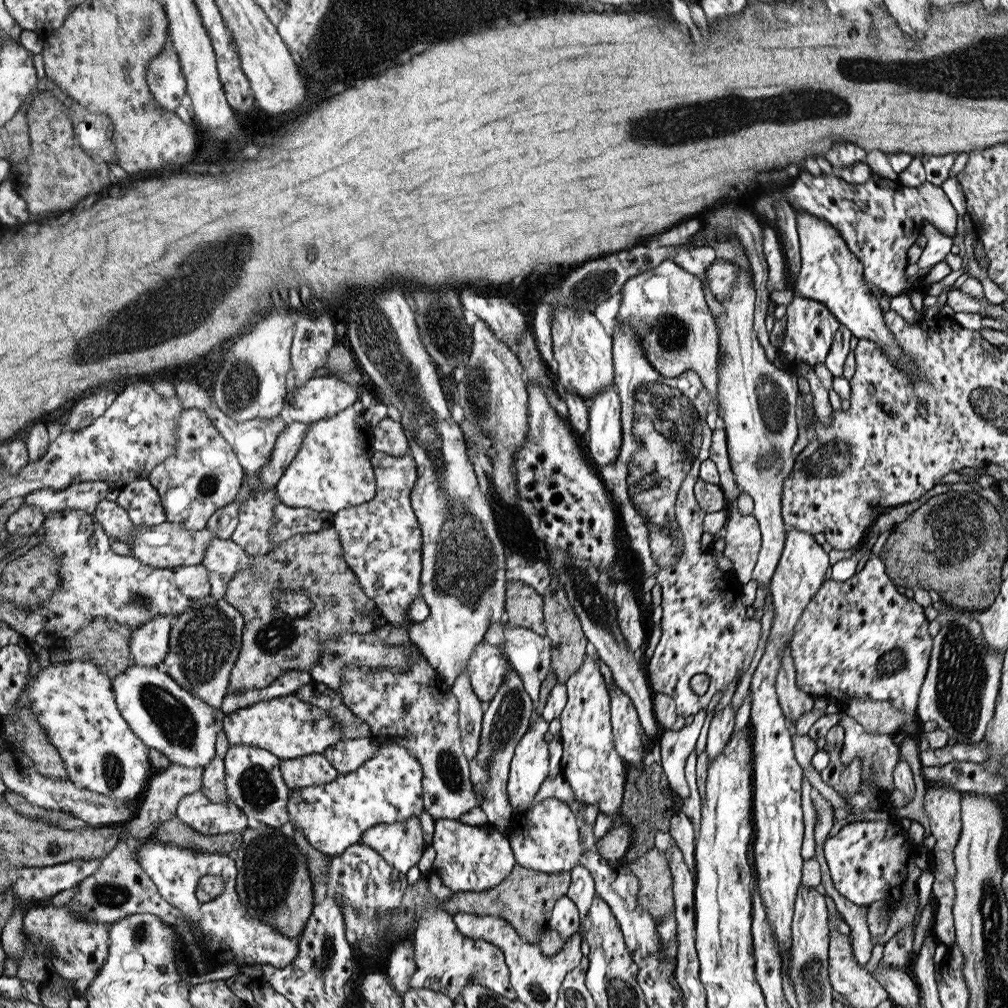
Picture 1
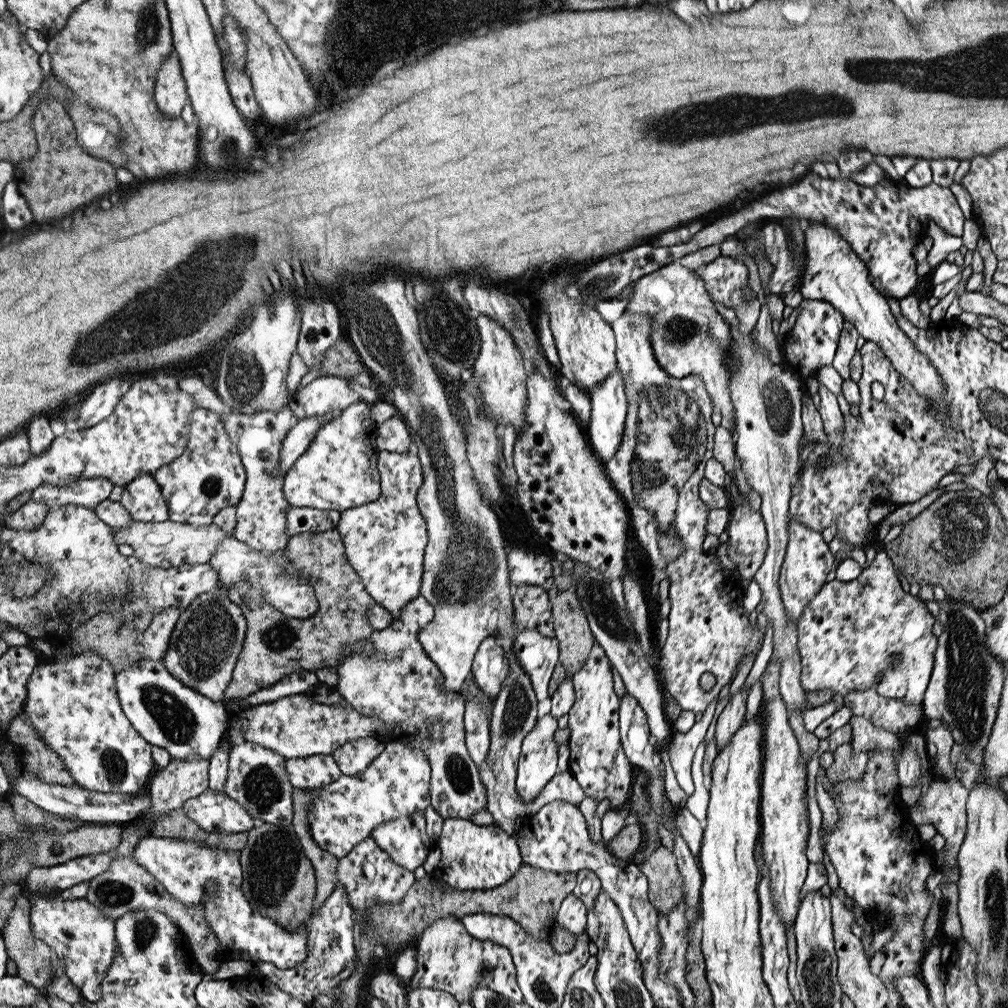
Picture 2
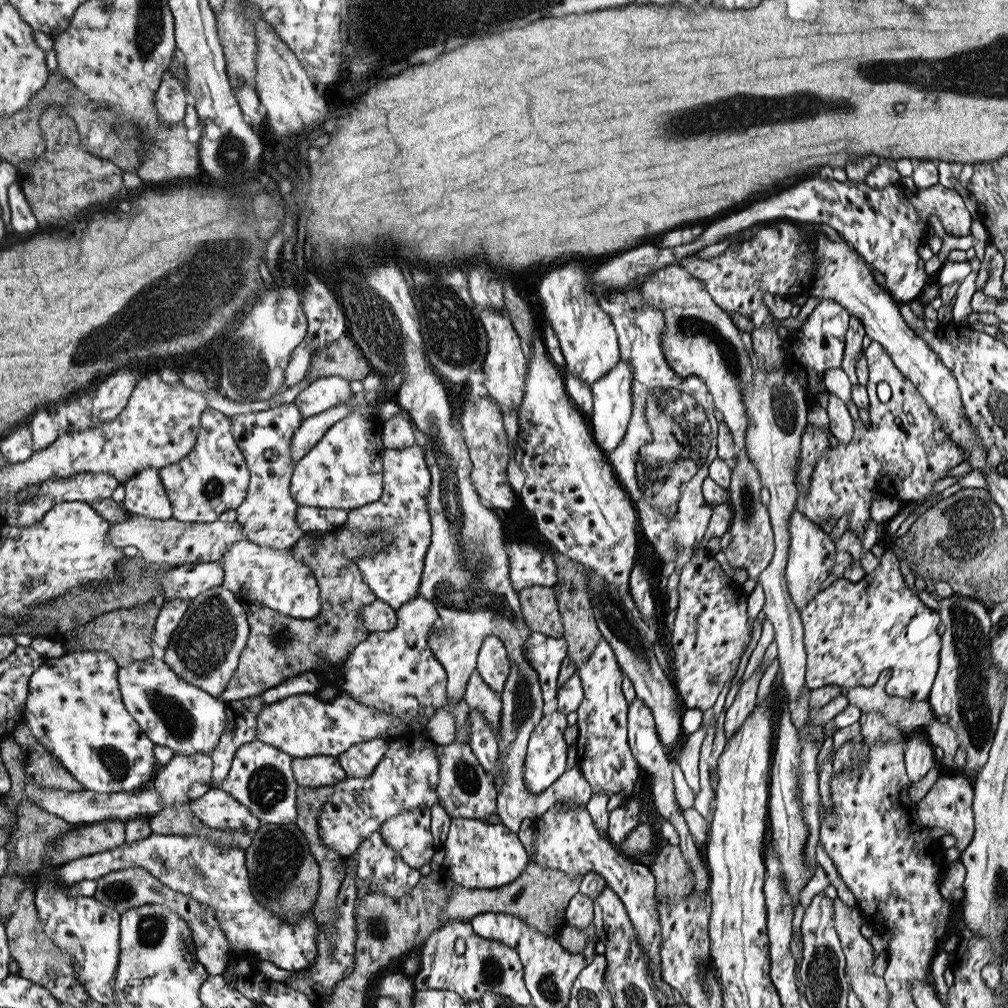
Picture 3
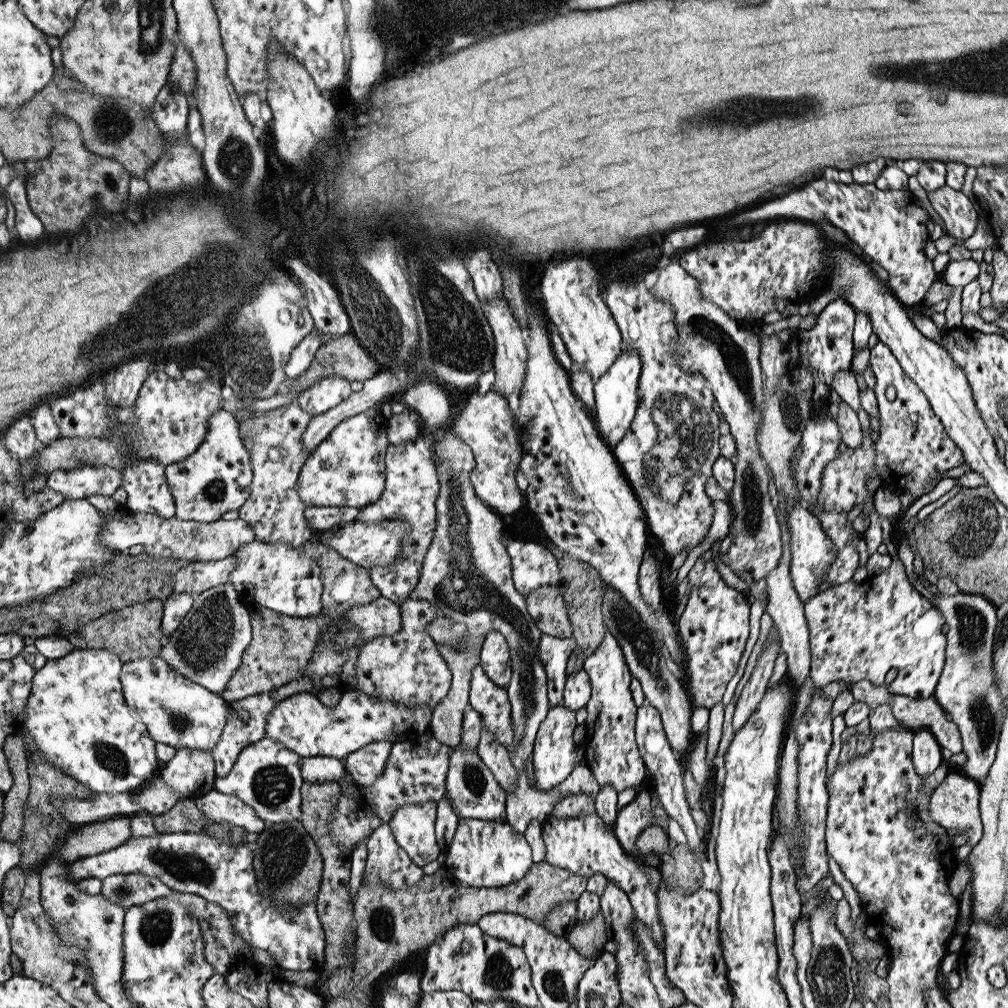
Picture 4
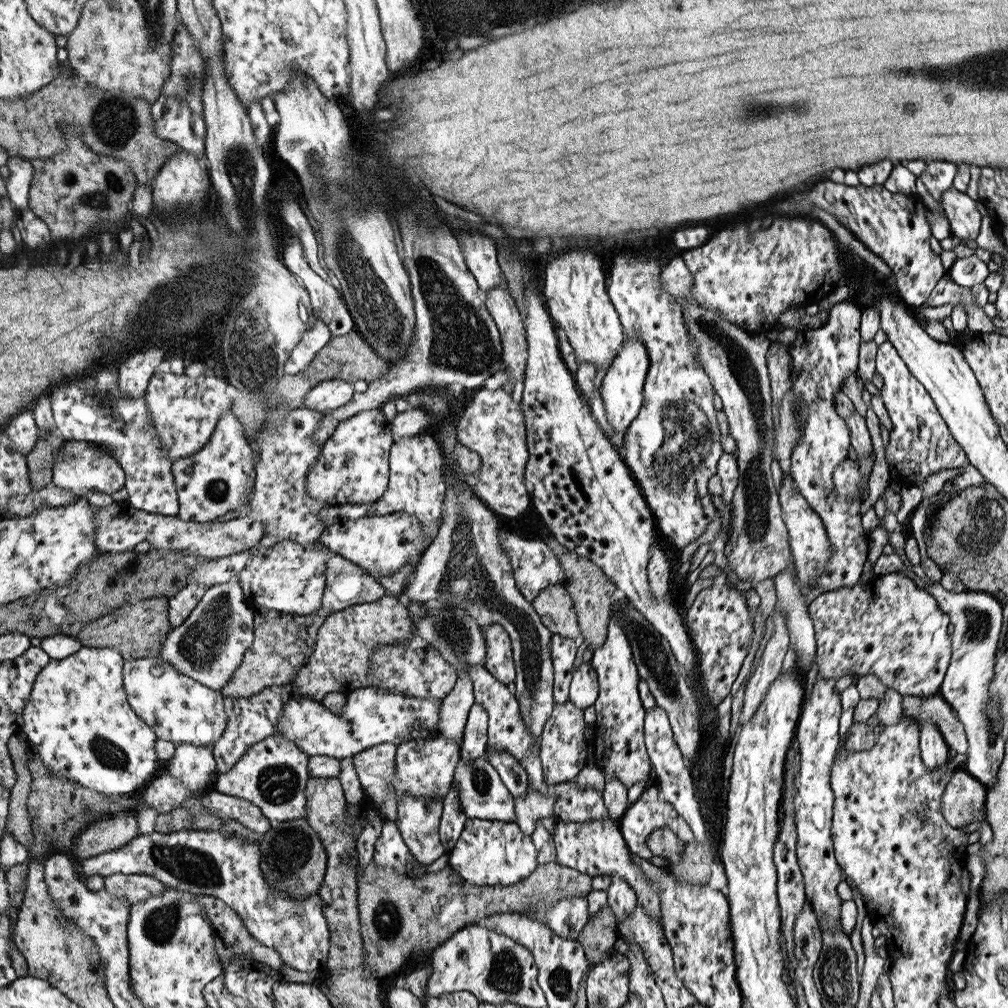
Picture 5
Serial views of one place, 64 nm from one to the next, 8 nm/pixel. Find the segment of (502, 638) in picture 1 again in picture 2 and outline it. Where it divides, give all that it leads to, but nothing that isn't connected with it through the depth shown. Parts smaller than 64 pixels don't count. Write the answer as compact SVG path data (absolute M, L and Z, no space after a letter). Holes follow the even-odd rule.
M533 630L517 632L513 642L513 652L529 680L533 682L533 692L537 692L537 700L541 700L539 710L549 710L547 682L559 658L559 646L555 638L547 638Z

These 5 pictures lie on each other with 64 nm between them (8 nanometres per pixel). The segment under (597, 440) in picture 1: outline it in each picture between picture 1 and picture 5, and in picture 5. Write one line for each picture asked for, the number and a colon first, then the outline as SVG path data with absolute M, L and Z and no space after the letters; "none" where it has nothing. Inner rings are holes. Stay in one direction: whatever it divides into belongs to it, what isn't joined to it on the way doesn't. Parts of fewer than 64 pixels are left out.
2: M613 372L613 376L605 378L601 384L597 384L591 392L591 418L587 424L587 434L589 434L589 442L593 444L593 452L595 456L607 464L615 454L617 448L621 444L623 438L623 424L625 424L625 416L627 416L627 400L625 400L625 392L623 392L623 380L619 376L619 372Z
3: M619 360L619 364L613 366L613 372L609 372L609 376L603 376L595 384L591 384L591 394L593 394L593 412L587 420L593 426L591 430L603 454L609 456L613 450L617 450L625 432L629 430L629 420L633 414L633 366Z
4: M623 350L621 356L617 358L617 364L613 364L613 368L605 372L605 376L595 380L593 396L595 396L597 414L593 416L593 420L597 424L597 430L601 430L601 438L609 442L609 448L617 448L617 444L621 444L621 438L625 436L625 432L629 432L631 422L637 414L637 408L639 408L637 390L639 390L641 372L643 372L641 354L633 350Z
5: M629 338L625 340L625 344L621 344L621 350L617 352L617 360L613 360L609 370L605 372L599 394L601 394L605 418L615 434L623 434L629 428L629 424L633 424L633 420L639 416L645 400L643 386L649 376L649 368L651 368L651 358L645 348L645 342L641 342L641 338Z

